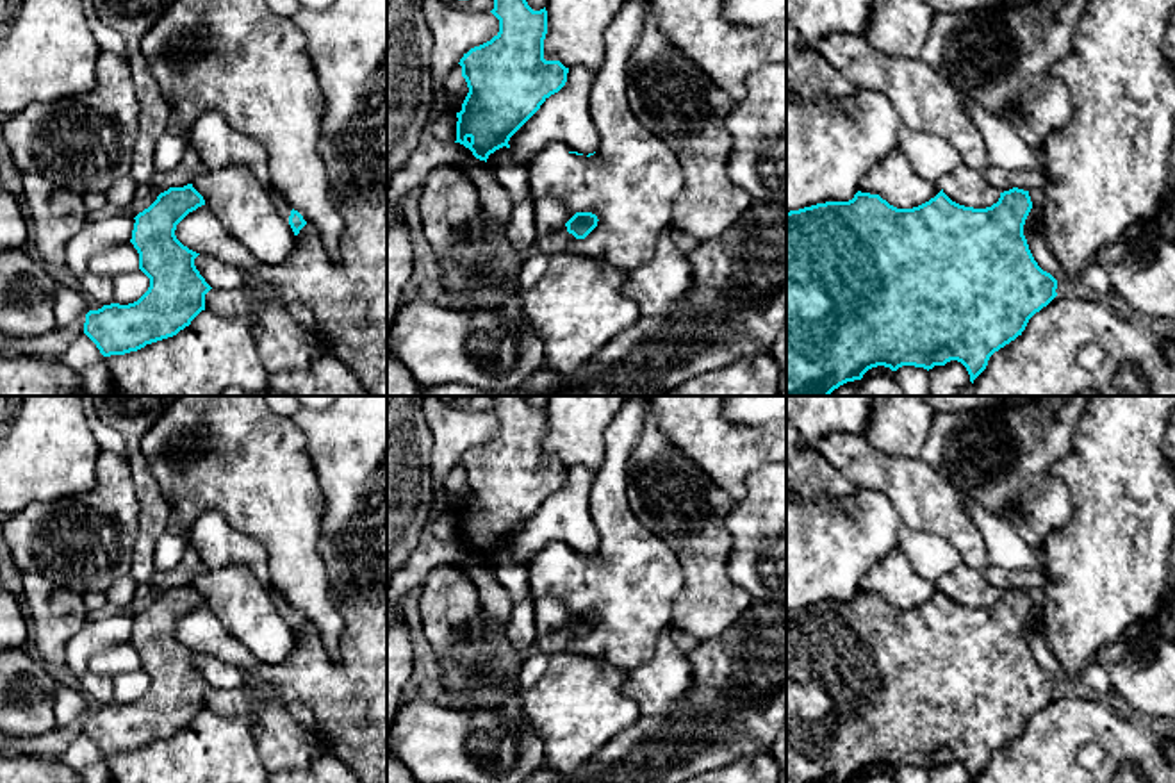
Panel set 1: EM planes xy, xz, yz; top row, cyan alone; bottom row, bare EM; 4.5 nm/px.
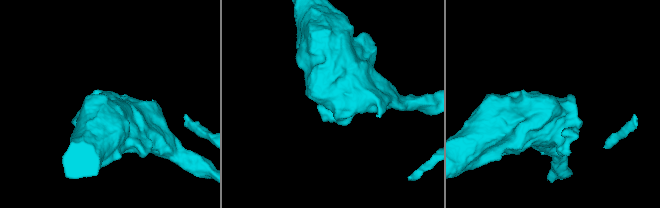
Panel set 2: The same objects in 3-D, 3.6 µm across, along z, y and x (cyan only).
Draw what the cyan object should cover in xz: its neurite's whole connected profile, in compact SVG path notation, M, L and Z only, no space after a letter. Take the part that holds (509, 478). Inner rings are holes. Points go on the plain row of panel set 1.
M492 396L499 432L460 458L469 492L456 512L456 540L480 560L510 537L565 482L569 467L544 458L547 410L533 410L524 396Z

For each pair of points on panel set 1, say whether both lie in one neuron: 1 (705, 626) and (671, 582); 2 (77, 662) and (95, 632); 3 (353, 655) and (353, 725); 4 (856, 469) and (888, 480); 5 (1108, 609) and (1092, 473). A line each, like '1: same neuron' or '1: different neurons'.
1: different neurons
2: same neuron
3: same neuron
4: same neuron
5: same neuron

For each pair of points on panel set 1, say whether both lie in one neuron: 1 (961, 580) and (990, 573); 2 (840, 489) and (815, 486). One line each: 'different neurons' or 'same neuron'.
1: different neurons
2: same neuron

